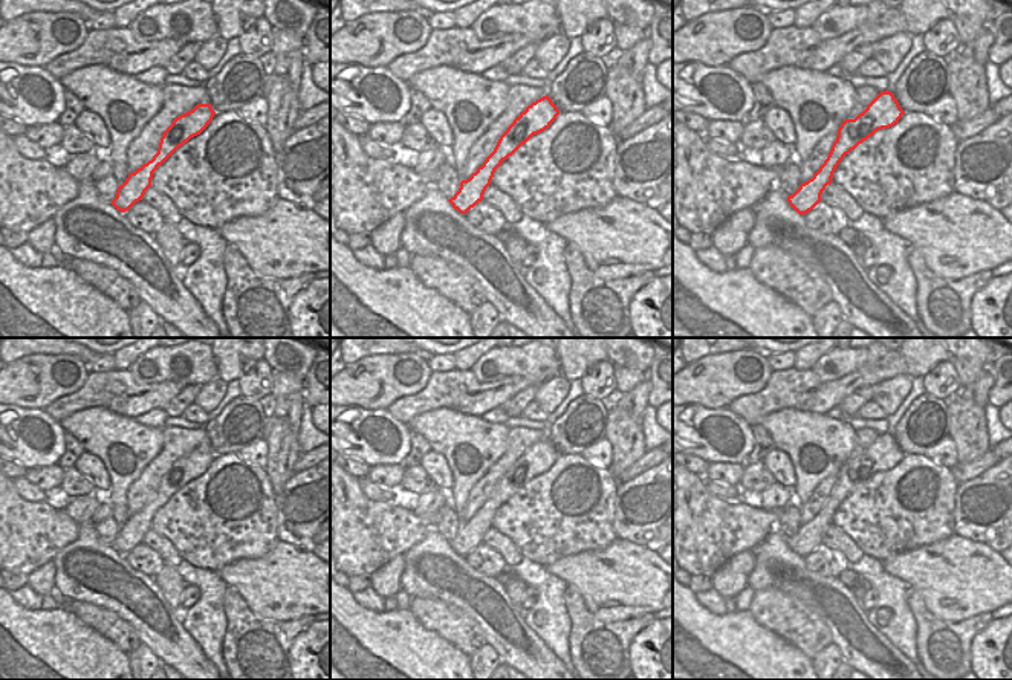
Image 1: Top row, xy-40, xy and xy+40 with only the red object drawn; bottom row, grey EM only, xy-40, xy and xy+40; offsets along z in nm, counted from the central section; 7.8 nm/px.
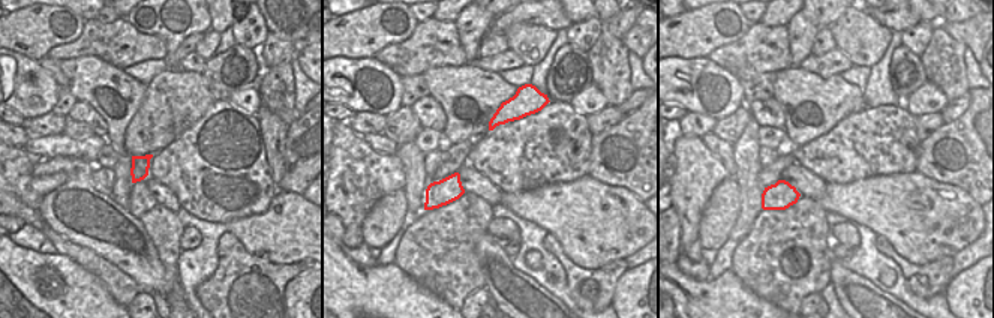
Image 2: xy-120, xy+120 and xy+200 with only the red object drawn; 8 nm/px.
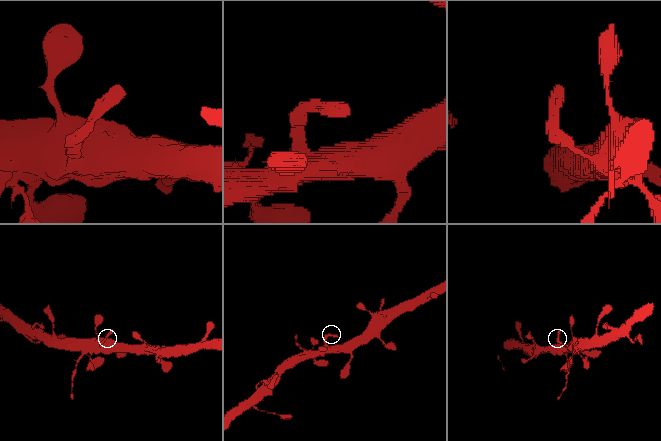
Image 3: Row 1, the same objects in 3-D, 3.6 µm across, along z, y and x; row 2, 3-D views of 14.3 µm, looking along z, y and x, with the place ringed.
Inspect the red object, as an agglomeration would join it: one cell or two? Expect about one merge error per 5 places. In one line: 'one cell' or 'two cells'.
one cell

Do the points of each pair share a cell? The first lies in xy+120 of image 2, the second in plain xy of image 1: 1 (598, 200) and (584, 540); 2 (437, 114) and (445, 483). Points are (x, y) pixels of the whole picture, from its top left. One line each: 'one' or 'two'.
1: two
2: one

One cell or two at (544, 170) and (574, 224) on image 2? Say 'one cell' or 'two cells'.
two cells

